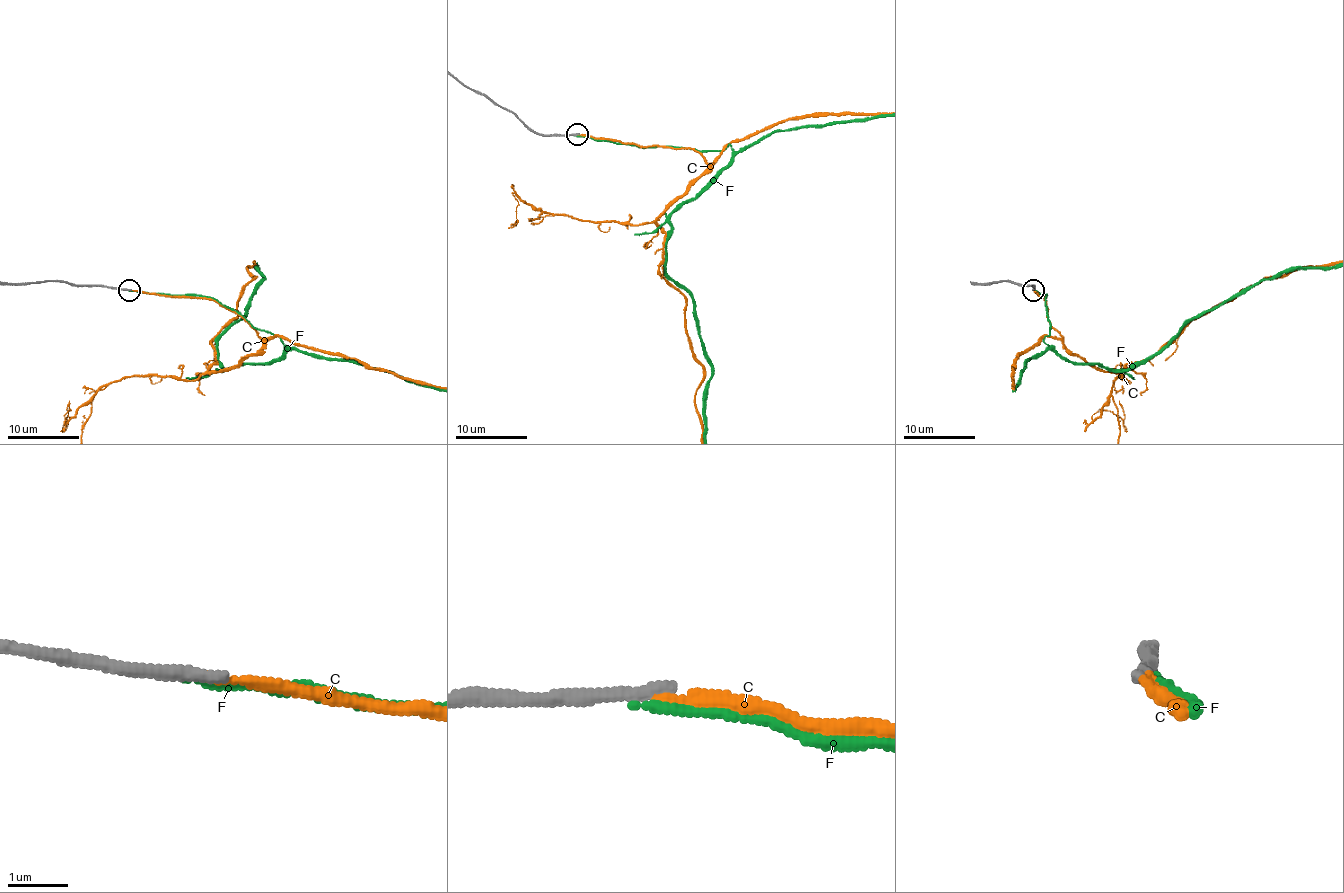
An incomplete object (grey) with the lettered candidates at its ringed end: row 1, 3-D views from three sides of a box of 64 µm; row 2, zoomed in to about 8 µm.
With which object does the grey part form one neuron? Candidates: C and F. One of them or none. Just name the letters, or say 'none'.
C

